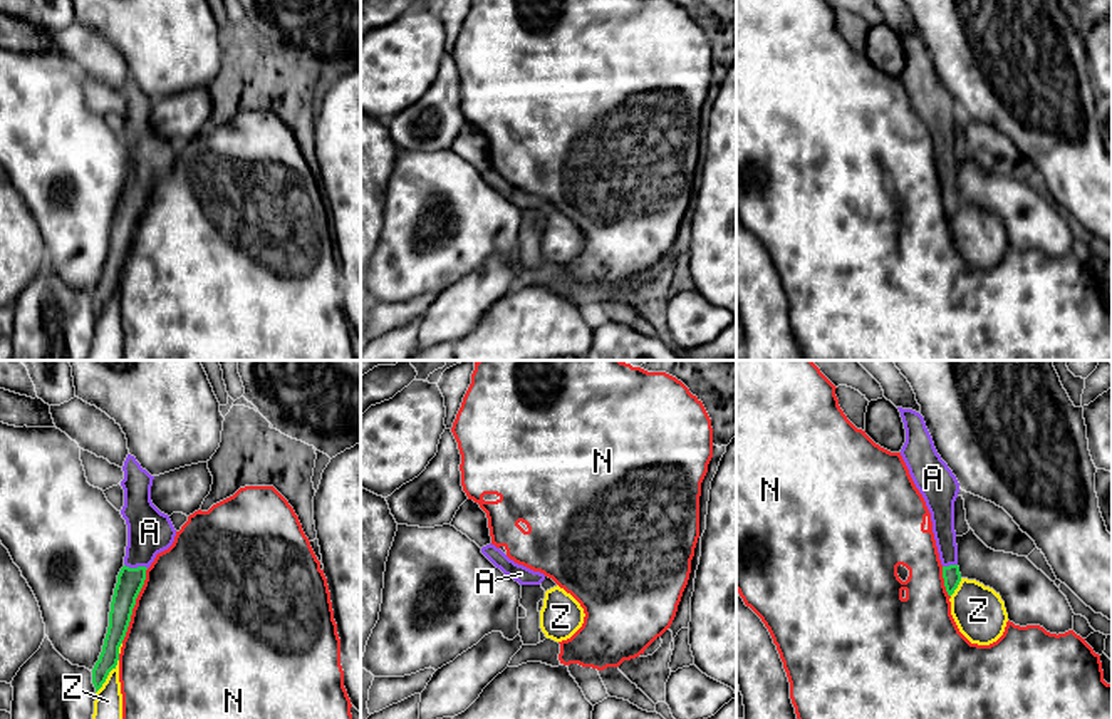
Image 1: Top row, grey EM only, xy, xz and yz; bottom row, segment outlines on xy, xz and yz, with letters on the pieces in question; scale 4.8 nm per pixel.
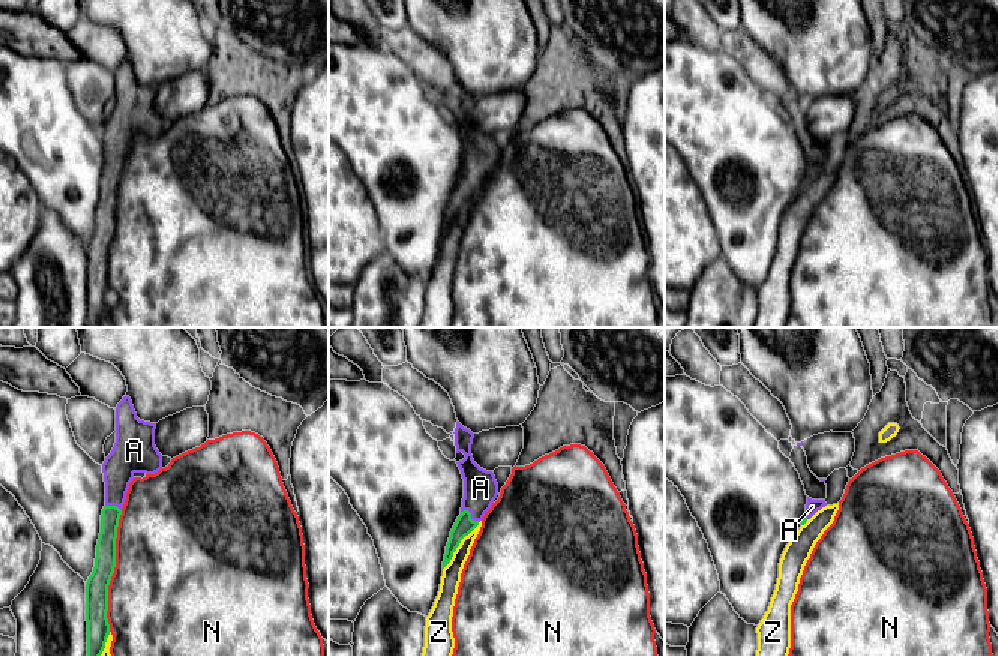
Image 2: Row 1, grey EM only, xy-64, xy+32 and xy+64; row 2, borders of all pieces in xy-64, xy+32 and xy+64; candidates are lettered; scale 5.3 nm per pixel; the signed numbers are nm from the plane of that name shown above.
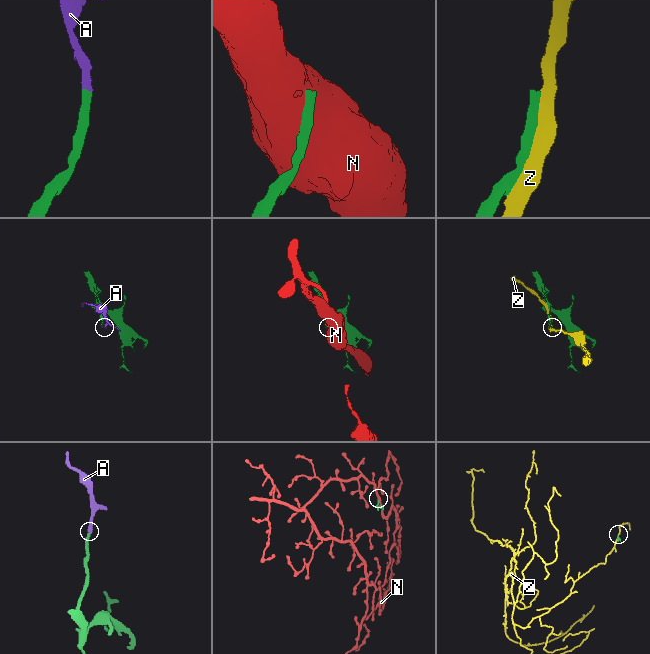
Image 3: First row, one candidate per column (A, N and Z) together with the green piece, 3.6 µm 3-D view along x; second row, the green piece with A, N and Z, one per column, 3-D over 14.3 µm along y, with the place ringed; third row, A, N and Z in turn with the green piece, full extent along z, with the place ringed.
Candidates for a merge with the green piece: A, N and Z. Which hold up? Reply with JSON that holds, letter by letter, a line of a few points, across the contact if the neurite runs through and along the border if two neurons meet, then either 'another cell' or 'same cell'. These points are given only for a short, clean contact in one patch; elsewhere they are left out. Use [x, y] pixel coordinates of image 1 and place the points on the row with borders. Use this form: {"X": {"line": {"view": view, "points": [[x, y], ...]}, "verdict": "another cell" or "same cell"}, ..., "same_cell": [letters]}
{"A": {"line": {"view": "xy", "points": [[129, 580], [138, 567], [138, 557], [150, 532]]}, "verdict": "same cell"}, "N": {"verdict": "another cell"}, "Z": {"verdict": "another cell"}, "same_cell": ["A"]}

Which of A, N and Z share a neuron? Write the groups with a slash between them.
A / N / Z

